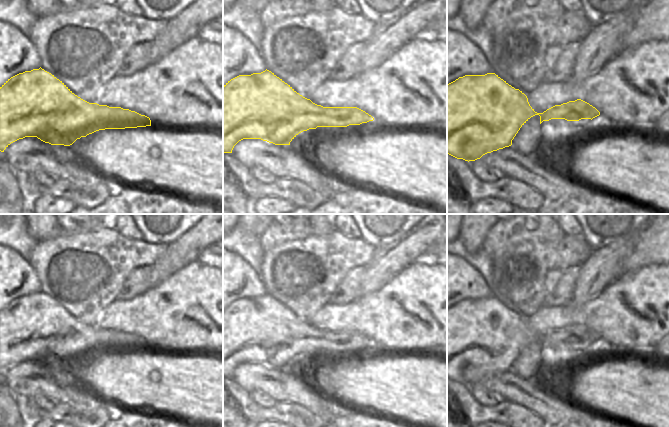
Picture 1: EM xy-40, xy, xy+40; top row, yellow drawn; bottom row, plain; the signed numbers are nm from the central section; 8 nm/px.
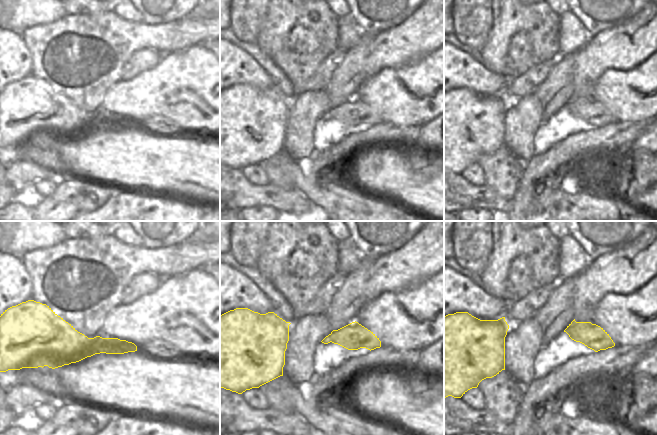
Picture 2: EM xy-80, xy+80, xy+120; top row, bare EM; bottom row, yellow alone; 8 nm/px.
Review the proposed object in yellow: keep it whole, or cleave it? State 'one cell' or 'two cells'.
one cell

